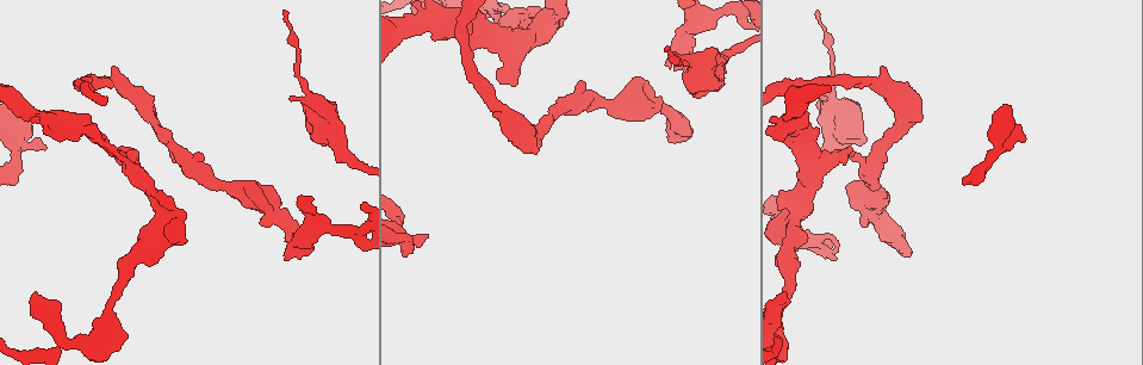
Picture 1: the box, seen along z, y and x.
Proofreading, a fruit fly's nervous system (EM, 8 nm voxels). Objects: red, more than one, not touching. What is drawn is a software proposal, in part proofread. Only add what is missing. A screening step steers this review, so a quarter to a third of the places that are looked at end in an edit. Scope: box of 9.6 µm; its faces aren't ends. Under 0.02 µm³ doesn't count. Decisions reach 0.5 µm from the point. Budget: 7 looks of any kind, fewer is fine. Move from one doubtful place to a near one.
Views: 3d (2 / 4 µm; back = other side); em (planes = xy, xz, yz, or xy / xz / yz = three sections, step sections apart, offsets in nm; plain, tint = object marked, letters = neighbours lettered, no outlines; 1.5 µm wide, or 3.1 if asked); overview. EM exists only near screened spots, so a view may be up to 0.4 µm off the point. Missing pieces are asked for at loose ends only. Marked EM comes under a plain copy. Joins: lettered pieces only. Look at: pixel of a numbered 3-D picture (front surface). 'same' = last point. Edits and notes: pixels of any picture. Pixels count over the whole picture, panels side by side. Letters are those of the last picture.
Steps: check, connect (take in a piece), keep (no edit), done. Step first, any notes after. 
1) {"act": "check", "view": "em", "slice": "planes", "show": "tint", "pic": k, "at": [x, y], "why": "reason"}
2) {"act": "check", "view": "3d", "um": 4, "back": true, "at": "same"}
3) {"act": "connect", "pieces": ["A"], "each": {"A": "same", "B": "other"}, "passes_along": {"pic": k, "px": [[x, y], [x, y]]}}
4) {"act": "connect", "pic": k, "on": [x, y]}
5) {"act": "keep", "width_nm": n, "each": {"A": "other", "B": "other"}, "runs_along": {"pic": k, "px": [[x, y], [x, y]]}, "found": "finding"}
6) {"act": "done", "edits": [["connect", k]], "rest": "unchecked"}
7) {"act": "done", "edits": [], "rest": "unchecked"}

{"act": "check", "view": "em", "slice": "planes", "show": "letters", "pic": 1, "at": [675, 53], "why": "branch stops here"}

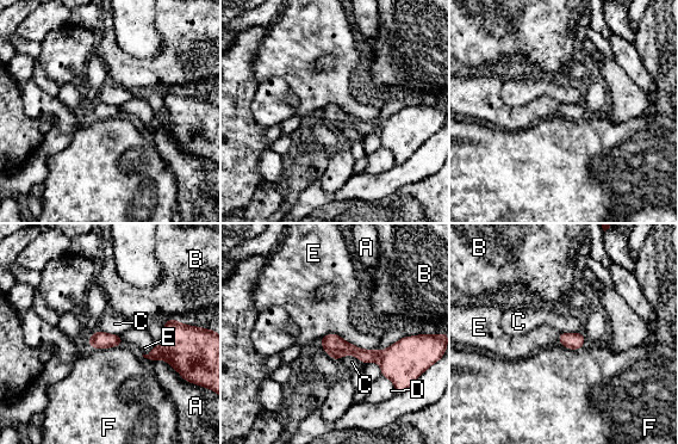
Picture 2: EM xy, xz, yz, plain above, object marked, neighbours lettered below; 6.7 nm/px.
{"act": "keep", "each": {"A": "other", "B": "other", "C": "other", "D": "other", "E": "other", "F": "other"}, "found": "no lettered piece goes on from it"}

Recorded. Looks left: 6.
{"act": "check", "view": "3d", "um": 2, "pic": 1, "at": [355, 245], "why": "branch stops here"}

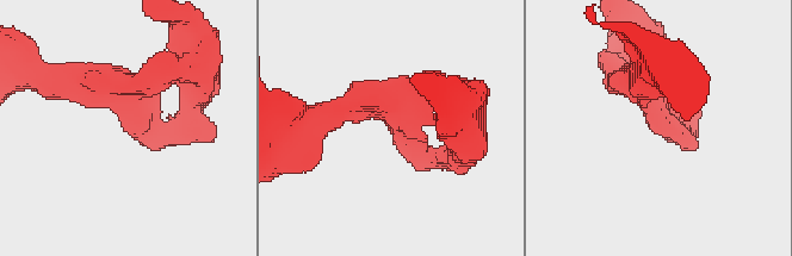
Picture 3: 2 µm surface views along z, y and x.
{"act": "check", "view": "em", "slice": "yz", "step": 8, "show": "letters", "pic": 3, "at": [129, 135], "why": "now the EM"}

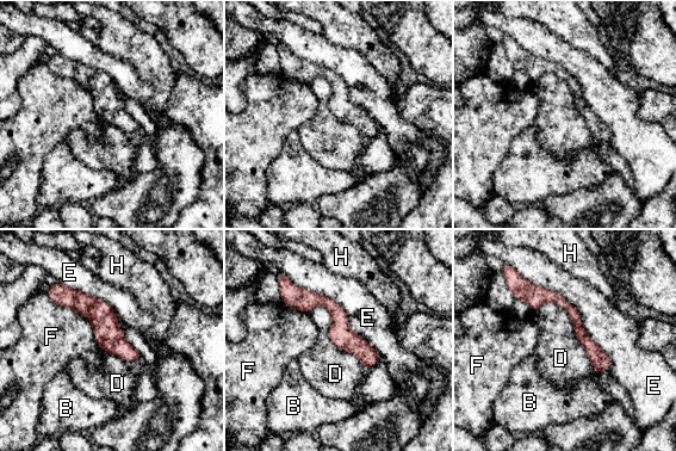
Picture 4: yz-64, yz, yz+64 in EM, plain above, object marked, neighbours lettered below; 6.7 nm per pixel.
{"act": "keep", "width_nm": 140, "each": {"B": "other", "D": "other", "E": "other", "F": "other", "H": "other"}, "found": "no lettered piece goes on from it"}

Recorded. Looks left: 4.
{"act": "check", "view": "em", "slice": "xy", "step": 8, "show": "tint", "pic": 1, "at": [113, 68], "why": "thick end"}

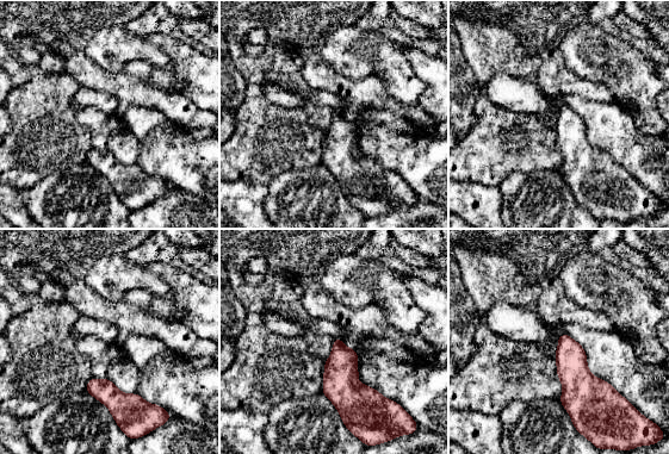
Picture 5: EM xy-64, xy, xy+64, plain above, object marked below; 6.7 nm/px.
{"act": "check", "view": "em", "slice": "xz", "step": 4, "show": "tint", "at": "same"}

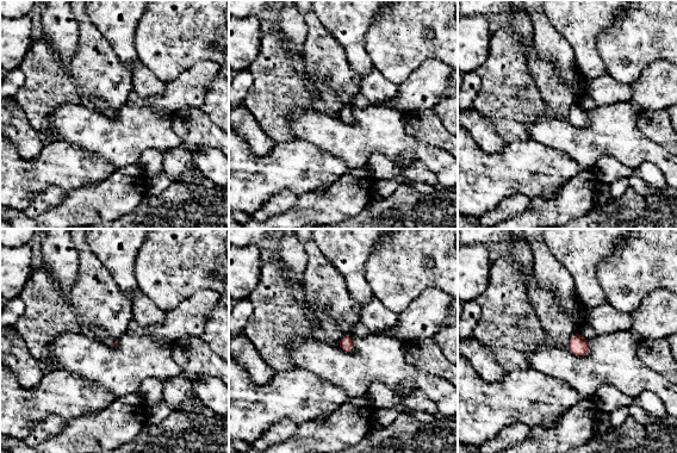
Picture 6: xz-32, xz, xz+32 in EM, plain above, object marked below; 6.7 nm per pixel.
{"act": "check", "view": "em", "slice": "xz", "step": 4, "show": "letters", "at": "same", "why": "what lies round it"}

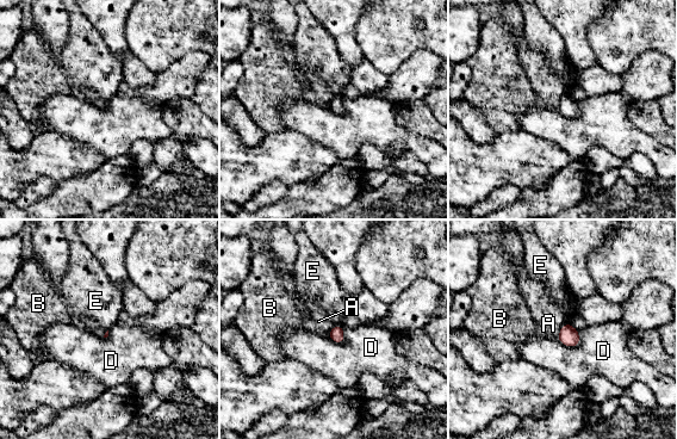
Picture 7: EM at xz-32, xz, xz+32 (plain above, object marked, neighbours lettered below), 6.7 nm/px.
{"act": "keep", "longest_contact_nm": ["D", 170], "each": {"A": "other", "B": "other", "D": "other", "E": "other"}, "border": {"pic": 7, "px": [[569, 322], [560, 328], [557, 337]]}, "found": "no lettered piece goes on from it"}

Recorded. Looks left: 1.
{"act": "done", "edits": [], "rest": "unchecked"}

